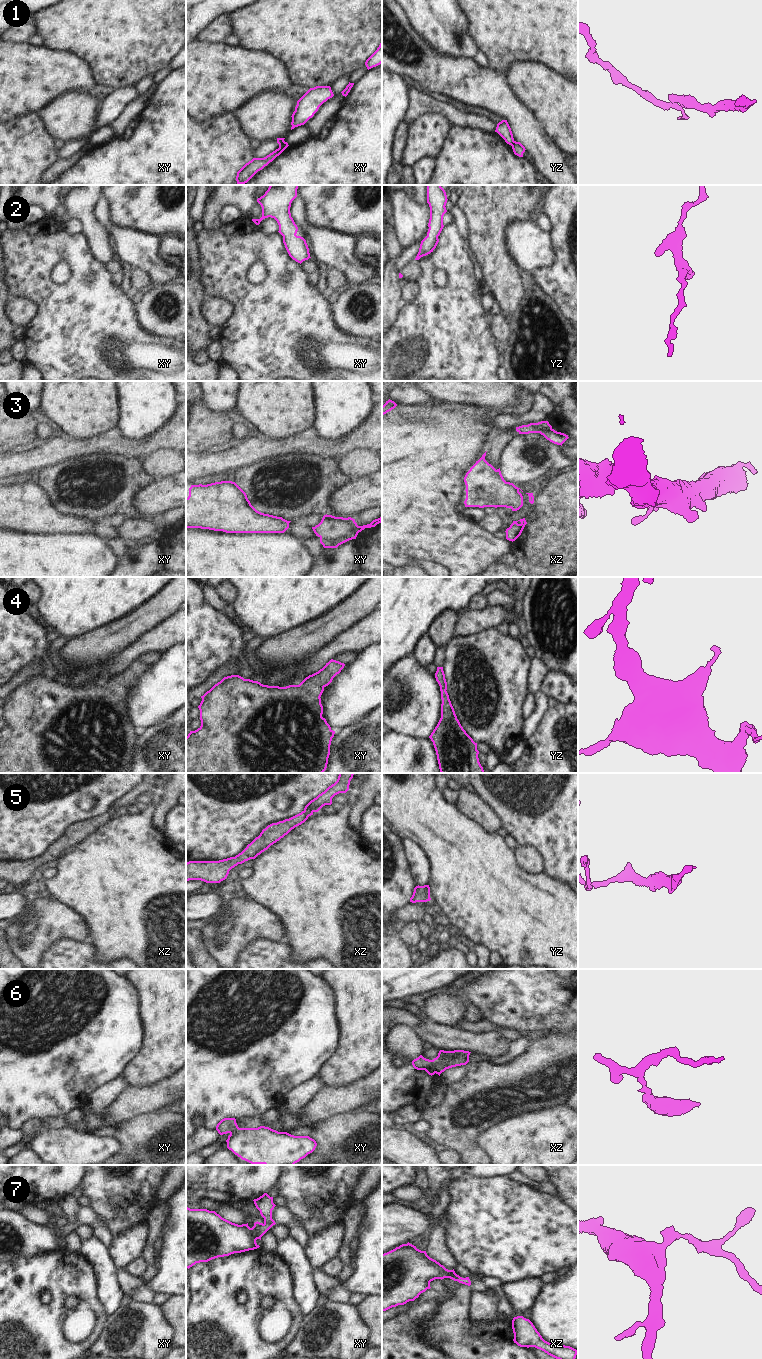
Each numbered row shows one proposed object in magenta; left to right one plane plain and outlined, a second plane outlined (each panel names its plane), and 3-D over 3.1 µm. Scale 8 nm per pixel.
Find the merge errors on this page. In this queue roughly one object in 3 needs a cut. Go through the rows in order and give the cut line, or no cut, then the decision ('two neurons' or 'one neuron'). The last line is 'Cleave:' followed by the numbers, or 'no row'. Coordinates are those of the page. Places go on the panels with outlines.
1: cut yz (514, 141), (511, 145); two neurons
2: cut none; one neuron
3: cut xy (320, 537), (347, 537), (349, 539); two neurons
4: cut none; one neuron
5: cut none; one neuron
6: cut xz (432, 1060), (424, 1069); two neurons
7: cut none; one neuron
Cleave: 1, 3, 6

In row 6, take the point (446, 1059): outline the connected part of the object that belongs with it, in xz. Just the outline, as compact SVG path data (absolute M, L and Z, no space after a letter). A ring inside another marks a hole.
M440 1050L438 1056L432 1060L431 1065L425 1071L431 1076L435 1073L440 1076L446 1069L466 1065L469 1062L470 1053L464 1050Z

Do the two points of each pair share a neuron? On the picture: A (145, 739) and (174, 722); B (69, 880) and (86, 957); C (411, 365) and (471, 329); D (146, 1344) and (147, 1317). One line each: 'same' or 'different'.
A: same
B: different
C: same
D: same

